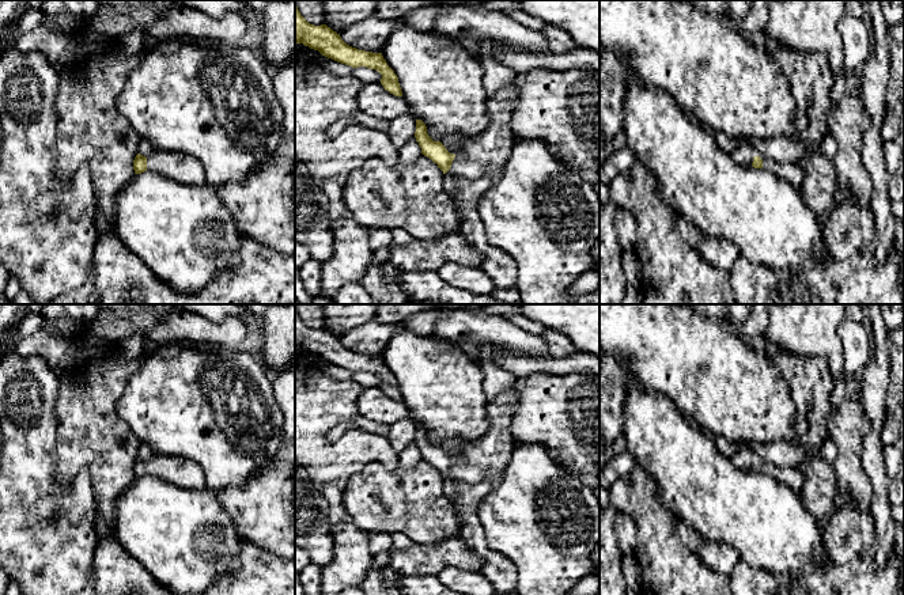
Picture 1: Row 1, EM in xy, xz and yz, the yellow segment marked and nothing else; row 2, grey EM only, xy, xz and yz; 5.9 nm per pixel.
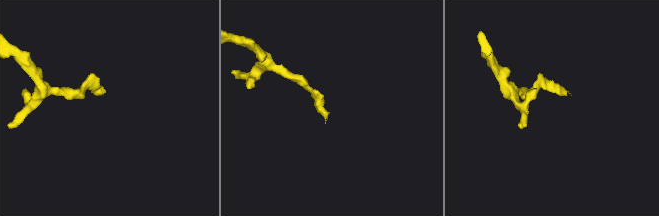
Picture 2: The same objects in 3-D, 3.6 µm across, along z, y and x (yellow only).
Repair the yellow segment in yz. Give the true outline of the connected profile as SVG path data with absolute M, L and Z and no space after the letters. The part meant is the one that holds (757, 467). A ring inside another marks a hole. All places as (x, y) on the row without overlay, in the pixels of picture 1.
M746 446L738 447L730 459L737 469L767 474L775 481L788 485L797 493L801 490L805 481L805 477L802 471L798 469L798 466L775 466L764 461Z

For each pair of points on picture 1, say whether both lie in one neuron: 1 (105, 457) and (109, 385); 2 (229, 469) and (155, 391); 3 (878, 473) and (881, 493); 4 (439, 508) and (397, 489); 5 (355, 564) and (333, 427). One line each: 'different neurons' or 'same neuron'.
1: same neuron
2: same neuron
3: same neuron
4: same neuron
5: same neuron

